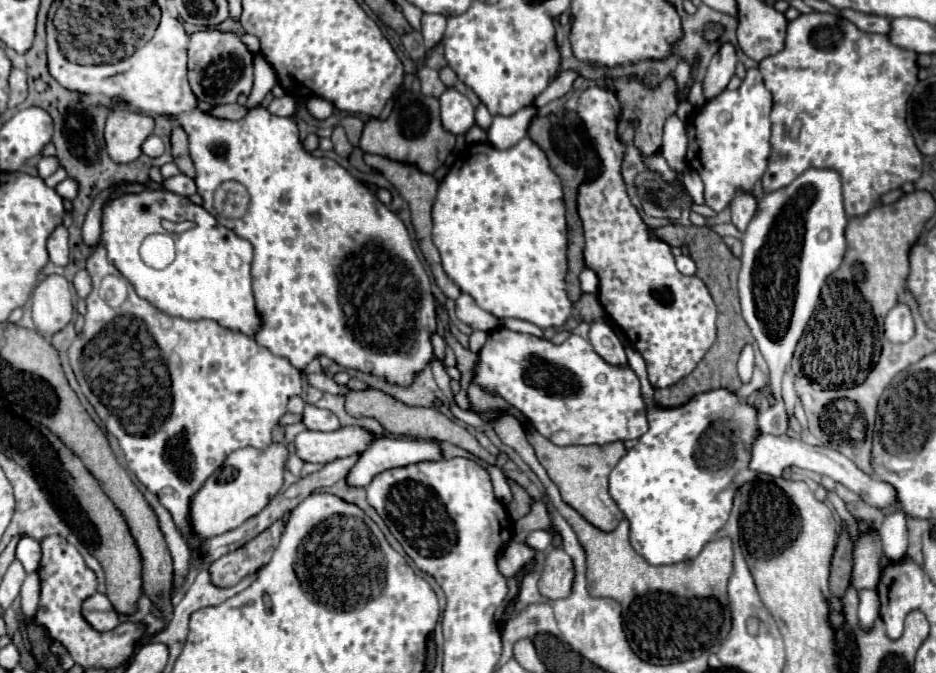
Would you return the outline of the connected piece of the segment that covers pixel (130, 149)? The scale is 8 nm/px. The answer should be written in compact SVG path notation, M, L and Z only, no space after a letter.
M114 102L106 120L106 146L108 154L118 164L130 164L142 154L144 140L154 130L154 118L138 112L130 112Z

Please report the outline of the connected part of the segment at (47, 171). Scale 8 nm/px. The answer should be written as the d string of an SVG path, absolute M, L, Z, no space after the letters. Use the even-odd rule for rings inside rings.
M50 156L50 158L40 158L40 162L38 162L38 174L42 176L42 178L48 178L50 174L54 174L58 170L58 160L54 158L54 156Z

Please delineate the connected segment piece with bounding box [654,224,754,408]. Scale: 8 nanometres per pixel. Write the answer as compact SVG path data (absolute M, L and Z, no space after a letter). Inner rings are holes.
M668 224L664 228L660 228L660 236L664 238L664 242L668 242L670 246L688 246L690 248L690 256L698 266L696 276L700 276L704 280L704 284L710 288L710 294L714 296L714 302L718 306L718 338L714 342L714 346L706 352L706 356L700 360L700 364L694 368L694 372L686 378L682 378L678 384L670 386L670 388L662 388L656 390L656 404L658 406L682 406L692 394L698 392L706 392L710 388L728 388L728 390L738 390L742 386L738 372L736 372L736 362L740 356L740 350L754 342L748 324L742 320L740 314L740 304L738 304L738 288L736 288L736 280L738 280L738 268L740 268L740 260L732 256L732 252L728 250L728 246L724 244L724 240L708 226L698 228L698 226L680 226L680 224Z

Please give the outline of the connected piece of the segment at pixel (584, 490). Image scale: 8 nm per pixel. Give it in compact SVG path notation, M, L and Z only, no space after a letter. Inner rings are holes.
M508 408L508 412L518 416L522 426L526 428L528 440L532 440L536 456L538 456L540 464L546 468L548 476L560 488L562 500L566 500L566 504L570 504L574 510L578 510L582 516L586 516L586 520L590 520L596 528L600 528L604 532L614 530L618 526L618 522L624 518L624 512L618 508L614 498L608 494L608 476L610 476L612 468L618 464L618 460L626 454L626 446L622 442L612 442L612 444L604 444L604 446L598 446L598 444L556 446L550 440L546 440L544 436L540 436L516 408Z

